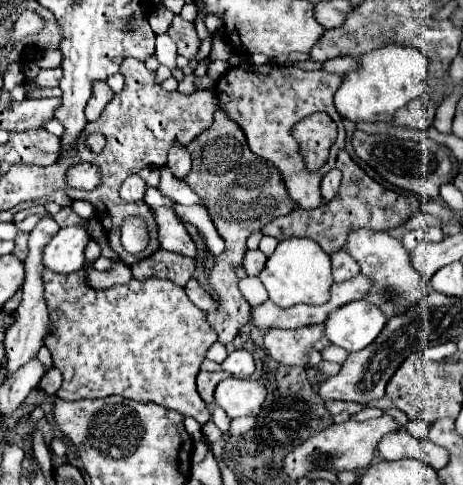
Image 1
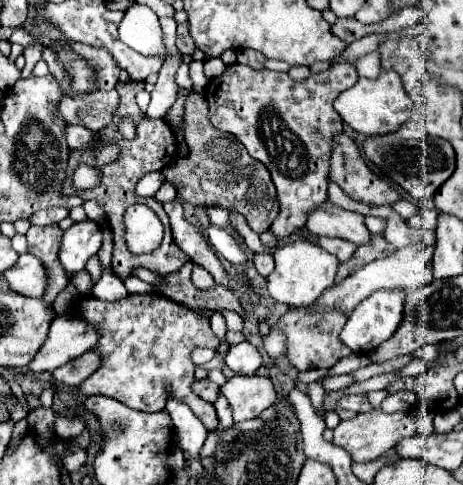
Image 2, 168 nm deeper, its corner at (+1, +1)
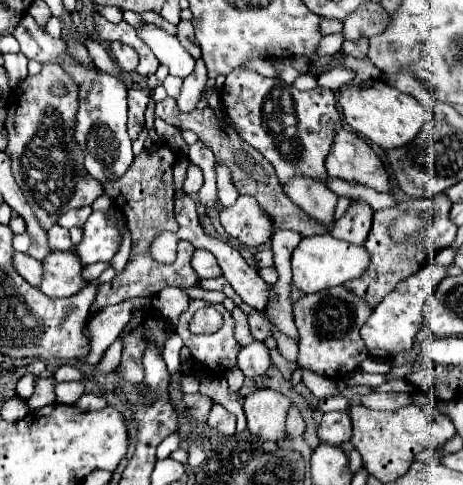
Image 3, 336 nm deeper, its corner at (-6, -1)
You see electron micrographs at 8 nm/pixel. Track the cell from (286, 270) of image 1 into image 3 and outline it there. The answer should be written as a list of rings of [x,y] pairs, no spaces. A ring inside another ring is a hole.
[[[319,234],[319,236],[307,236],[299,242],[291,256],[291,268],[293,268],[293,288],[301,294],[315,294],[319,290],[339,286],[351,278],[357,278],[363,274],[363,270],[369,266],[369,256],[363,246],[355,246],[349,242],[341,242],[333,238],[331,234]]]

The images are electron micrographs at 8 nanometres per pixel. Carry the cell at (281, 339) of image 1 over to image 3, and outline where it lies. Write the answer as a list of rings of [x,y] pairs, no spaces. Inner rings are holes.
[[[343,286],[323,290],[323,294],[307,294],[293,304],[295,326],[299,330],[299,366],[321,374],[325,378],[345,378],[349,372],[359,368],[367,358],[367,348],[359,336],[359,328],[369,318],[371,308],[363,298],[355,296]],[[323,312],[323,314],[321,314]]]

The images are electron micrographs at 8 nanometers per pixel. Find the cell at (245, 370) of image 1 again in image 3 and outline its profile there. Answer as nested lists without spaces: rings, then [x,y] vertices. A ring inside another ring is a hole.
[[[253,340],[249,346],[243,346],[239,350],[239,356],[237,356],[237,366],[241,368],[241,372],[247,376],[247,378],[259,378],[267,372],[271,364],[271,358],[269,358],[269,350],[263,342],[257,342]]]

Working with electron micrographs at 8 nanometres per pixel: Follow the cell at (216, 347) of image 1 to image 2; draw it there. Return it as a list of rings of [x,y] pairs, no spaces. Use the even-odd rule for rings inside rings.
[[[194,348],[190,354],[190,360],[194,362],[194,366],[204,366],[214,358],[214,350],[210,348]]]

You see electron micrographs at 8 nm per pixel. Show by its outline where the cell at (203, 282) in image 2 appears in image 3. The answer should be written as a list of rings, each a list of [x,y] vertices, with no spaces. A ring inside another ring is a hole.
[[[195,250],[191,266],[199,278],[219,278],[221,276],[221,268],[219,268],[215,256],[207,250]]]

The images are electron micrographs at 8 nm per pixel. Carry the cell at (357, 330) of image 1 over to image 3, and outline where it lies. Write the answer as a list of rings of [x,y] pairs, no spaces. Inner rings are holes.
[[[433,262],[425,264],[417,274],[411,274],[411,278],[405,278],[403,282],[399,282],[399,286],[395,286],[395,290],[391,294],[387,294],[387,298],[383,298],[383,302],[379,302],[379,306],[373,308],[369,320],[361,326],[361,338],[369,350],[369,354],[373,358],[391,358],[401,350],[407,350],[413,346],[415,342],[415,334],[423,324],[423,304],[425,298],[431,296],[437,288],[437,284],[447,276],[447,266],[437,266]]]

